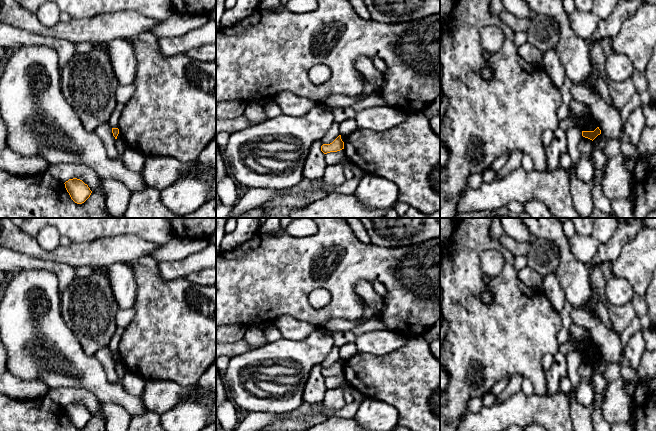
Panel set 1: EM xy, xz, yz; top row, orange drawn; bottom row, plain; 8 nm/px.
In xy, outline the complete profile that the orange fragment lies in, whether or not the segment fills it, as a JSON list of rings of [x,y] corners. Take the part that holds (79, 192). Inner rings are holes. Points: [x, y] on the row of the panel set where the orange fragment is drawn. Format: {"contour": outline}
{"contour": [[[77,178],[69,179],[64,184],[71,199],[77,204],[84,203],[92,193],[88,185]]]}

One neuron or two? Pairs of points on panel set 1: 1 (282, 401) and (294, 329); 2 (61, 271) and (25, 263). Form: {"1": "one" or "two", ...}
{"1": "two", "2": "one"}

